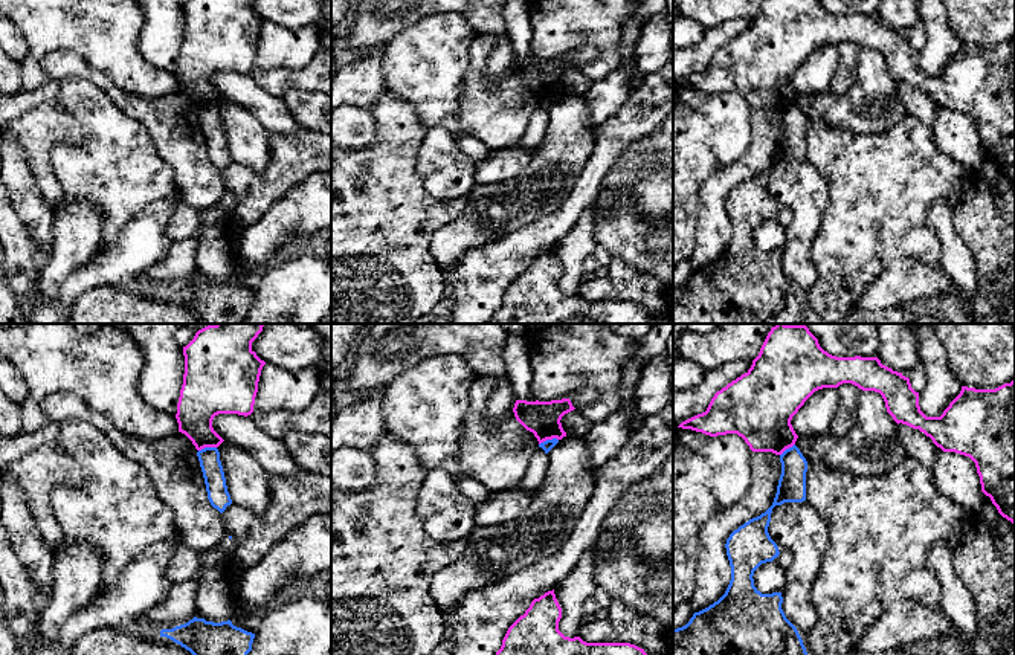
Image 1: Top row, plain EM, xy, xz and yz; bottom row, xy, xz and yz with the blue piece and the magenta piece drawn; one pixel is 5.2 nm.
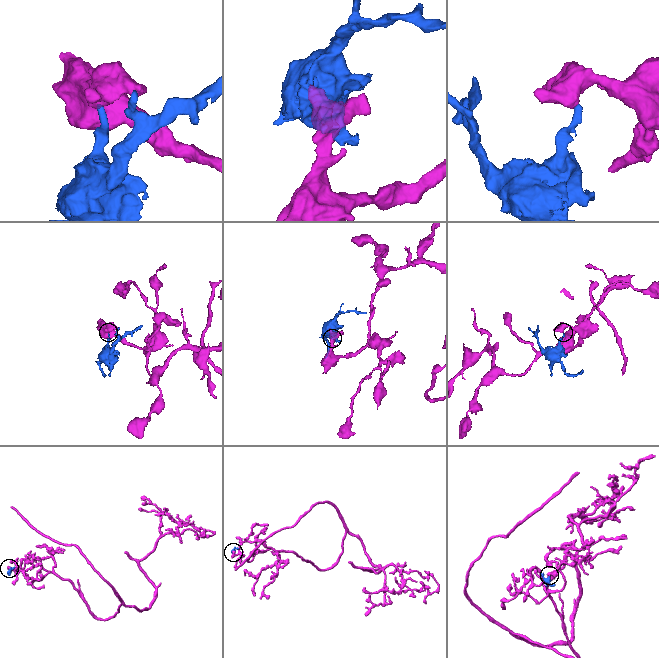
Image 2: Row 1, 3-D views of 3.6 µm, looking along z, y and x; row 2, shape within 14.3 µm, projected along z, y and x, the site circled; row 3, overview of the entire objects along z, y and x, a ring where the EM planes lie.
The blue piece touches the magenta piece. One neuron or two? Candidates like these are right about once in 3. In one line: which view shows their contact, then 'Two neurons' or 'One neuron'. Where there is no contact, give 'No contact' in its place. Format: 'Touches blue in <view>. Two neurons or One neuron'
Touches blue in xz. Two neurons

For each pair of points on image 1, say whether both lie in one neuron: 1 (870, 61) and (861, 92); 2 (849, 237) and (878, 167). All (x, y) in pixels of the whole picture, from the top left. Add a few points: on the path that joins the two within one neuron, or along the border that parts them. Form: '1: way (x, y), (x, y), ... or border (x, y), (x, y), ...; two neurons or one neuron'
1: way (870, 69), (869, 84); one neuron
2: way (864, 220), (878, 206), (878, 183); one neuron

